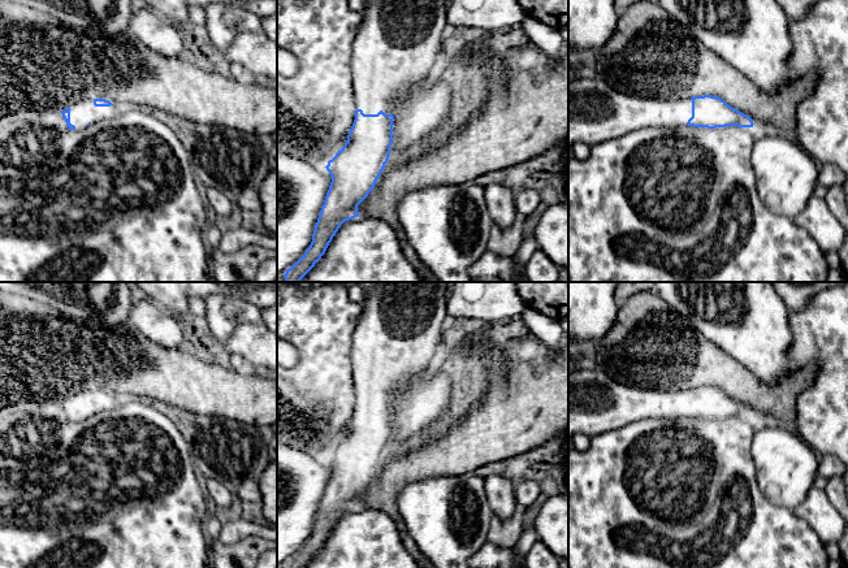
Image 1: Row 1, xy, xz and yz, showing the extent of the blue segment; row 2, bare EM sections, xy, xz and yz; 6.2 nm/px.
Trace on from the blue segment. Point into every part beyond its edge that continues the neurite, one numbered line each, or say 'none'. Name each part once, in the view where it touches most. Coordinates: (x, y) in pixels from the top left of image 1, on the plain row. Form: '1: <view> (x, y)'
1: xz (403, 326)

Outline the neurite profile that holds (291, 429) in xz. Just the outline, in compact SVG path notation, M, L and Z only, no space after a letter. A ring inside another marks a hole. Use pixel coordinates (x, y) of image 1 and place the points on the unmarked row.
M277 395L277 441L315 456L326 456L328 450L311 434L311 422L298 416Z

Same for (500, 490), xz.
M492 474L484 477L484 487L494 515L502 520L510 519L518 508L512 481Z

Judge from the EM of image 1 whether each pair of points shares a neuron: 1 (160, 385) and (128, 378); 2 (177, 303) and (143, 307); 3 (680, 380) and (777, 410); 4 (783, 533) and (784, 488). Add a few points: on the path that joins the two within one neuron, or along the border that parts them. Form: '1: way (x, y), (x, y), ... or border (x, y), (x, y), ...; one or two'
1: way (152, 378), (135, 378); one
2: border (142, 295), (158, 303), (176, 317); two
3: way (704, 376), (730, 376), (753, 394); one
4: border (760, 490), (773, 503), (792, 511); two

